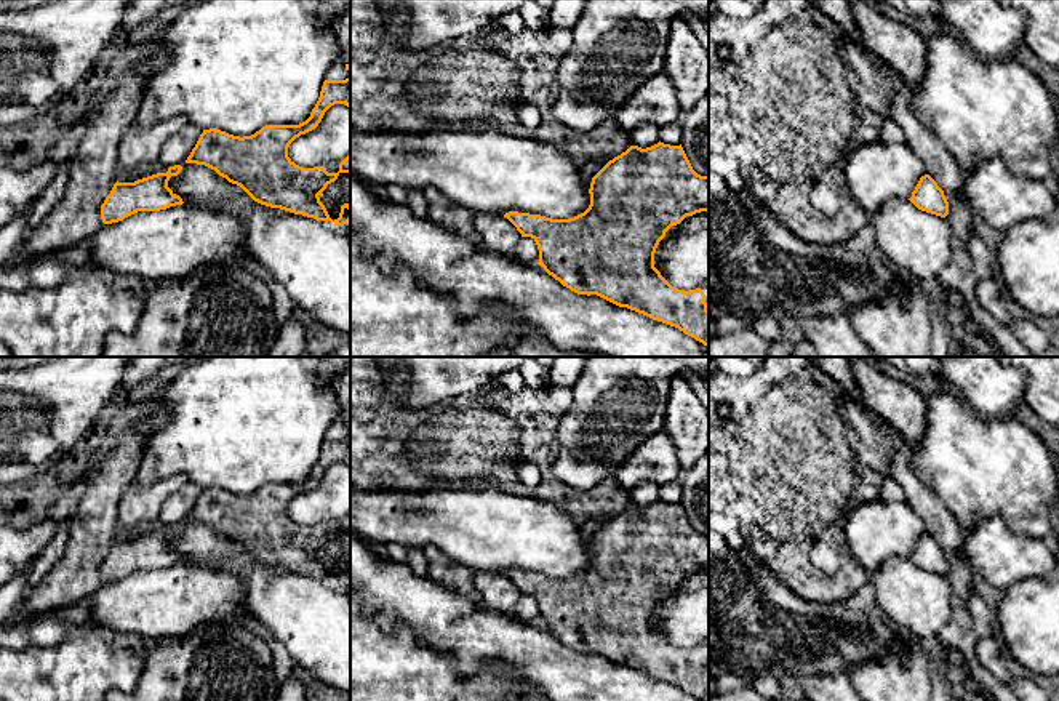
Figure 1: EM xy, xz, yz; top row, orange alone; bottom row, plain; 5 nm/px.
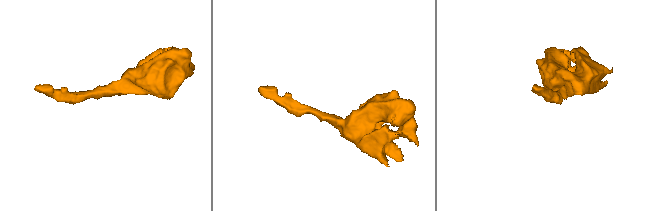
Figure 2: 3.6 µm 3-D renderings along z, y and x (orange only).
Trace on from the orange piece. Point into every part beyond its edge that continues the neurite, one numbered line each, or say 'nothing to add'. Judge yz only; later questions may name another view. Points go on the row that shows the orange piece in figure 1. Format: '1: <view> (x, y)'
nothing to add

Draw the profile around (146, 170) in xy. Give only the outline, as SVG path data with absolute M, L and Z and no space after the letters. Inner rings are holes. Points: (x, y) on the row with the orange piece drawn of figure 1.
M158 158L155 163L146 163L126 171L131 179L142 179L157 173L166 173L170 166L163 165Z

